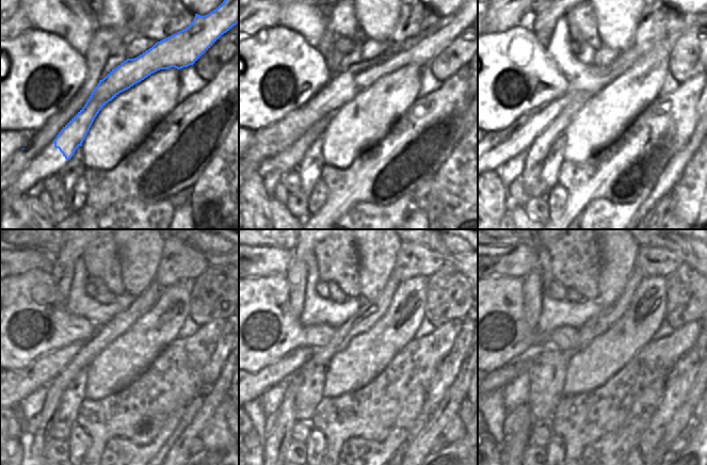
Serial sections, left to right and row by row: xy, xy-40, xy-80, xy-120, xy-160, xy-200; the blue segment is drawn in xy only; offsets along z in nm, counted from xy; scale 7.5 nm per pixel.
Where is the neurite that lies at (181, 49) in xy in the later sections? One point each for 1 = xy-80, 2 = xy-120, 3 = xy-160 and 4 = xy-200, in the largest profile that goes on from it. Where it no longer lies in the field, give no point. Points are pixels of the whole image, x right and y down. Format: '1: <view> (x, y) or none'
1: xy-80 (499, 146)
2: xy-120 (41, 371)
3: xy-160 (262, 380)
4: xy-200 (499, 378)

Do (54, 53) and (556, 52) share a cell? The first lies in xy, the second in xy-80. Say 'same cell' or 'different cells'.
different cells

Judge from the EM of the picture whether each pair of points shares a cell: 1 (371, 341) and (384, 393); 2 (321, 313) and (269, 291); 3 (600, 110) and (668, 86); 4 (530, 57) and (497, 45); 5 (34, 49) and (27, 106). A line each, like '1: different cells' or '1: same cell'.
1: different cells
2: different cells
3: different cells
4: same cell
5: same cell

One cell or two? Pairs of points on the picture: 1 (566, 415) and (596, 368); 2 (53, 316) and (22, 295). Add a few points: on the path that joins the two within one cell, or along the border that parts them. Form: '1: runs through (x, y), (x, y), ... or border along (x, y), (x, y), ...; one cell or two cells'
1: border along (604, 384), (590, 390), (564, 396); two cells
2: runs through (46, 314), (37, 310), (30, 303); one cell

